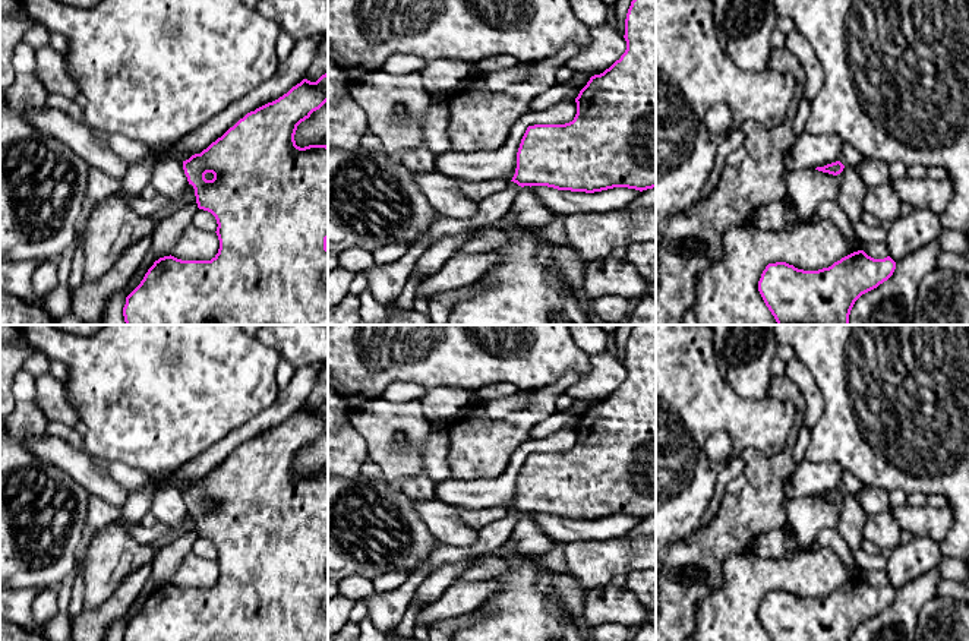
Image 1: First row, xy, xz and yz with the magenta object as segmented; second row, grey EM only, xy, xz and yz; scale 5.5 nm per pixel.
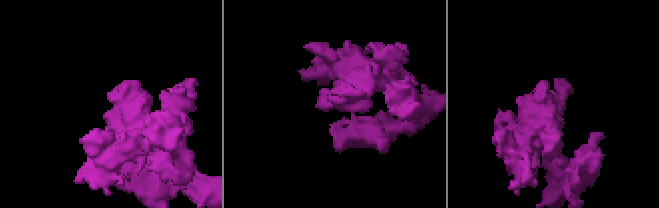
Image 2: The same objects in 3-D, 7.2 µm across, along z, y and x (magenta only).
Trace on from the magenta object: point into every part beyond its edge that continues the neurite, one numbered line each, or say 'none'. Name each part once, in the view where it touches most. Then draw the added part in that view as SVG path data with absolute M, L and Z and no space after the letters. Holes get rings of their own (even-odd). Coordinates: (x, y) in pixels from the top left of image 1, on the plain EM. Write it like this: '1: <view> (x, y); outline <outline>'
none

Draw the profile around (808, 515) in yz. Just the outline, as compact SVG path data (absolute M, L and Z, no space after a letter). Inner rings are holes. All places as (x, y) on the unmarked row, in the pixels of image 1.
M815 496L786 499L785 502L787 522L793 527L801 549L811 547L821 530L836 528L842 509L842 501L833 503Z

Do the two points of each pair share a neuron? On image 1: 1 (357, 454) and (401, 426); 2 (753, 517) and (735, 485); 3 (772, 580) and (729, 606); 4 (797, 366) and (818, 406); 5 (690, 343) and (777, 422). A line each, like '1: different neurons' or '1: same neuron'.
1: different neurons
2: different neurons
3: same neuron
4: same neuron
5: same neuron

